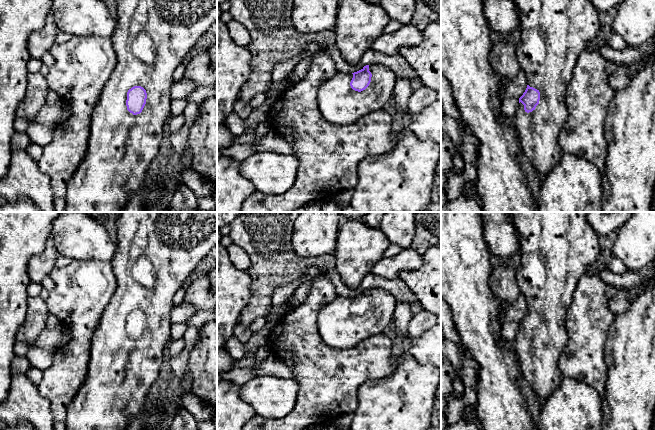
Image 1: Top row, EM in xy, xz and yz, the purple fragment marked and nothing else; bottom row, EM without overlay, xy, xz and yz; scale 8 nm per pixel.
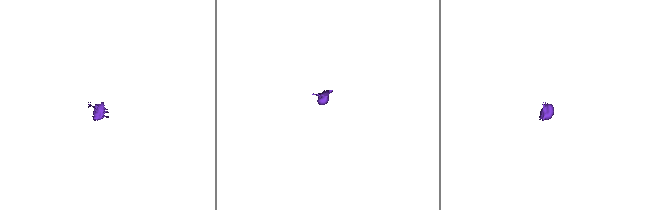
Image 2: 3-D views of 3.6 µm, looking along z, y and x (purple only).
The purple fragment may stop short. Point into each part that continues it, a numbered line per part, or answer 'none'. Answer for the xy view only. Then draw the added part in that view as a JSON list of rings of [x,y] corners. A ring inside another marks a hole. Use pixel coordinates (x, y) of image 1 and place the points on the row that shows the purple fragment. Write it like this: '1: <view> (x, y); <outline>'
1: xy (152, 38); [[[117,0],[116,12],[118,18],[116,20],[116,27],[113,36],[111,37],[113,48],[116,53],[116,66],[110,78],[105,83],[97,106],[93,110],[88,140],[88,151],[67,184],[65,196],[66,208],[64,212],[120,212],[125,208],[129,198],[136,192],[139,192],[146,171],[160,150],[164,131],[166,129],[166,123],[170,118],[170,106],[172,100],[170,90],[174,83],[173,73],[180,64],[186,61],[188,52],[193,48],[197,40],[206,34],[210,27],[217,21],[217,0]],[[134,86],[143,87],[147,93],[146,104],[142,112],[137,115],[130,113],[126,106],[127,92]]]

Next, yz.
1: yz (554, 33); [[[514,0],[519,14],[521,41],[516,54],[521,70],[530,87],[540,92],[539,104],[527,113],[520,102],[513,118],[523,155],[537,170],[541,181],[561,159],[563,150],[558,145],[559,133],[568,119],[566,107],[567,89],[580,54],[596,43],[600,30],[598,11],[590,0]]]

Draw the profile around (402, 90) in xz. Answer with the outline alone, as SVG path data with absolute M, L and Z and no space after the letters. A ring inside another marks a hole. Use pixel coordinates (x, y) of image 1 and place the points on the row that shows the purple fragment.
M397 75L393 95L396 109L402 112L403 135L391 151L367 156L359 163L358 182L350 201L355 212L421 212L431 203L432 193L439 183L437 165L441 158L441 149L432 140L420 140L410 129L408 100L413 92L410 82Z

